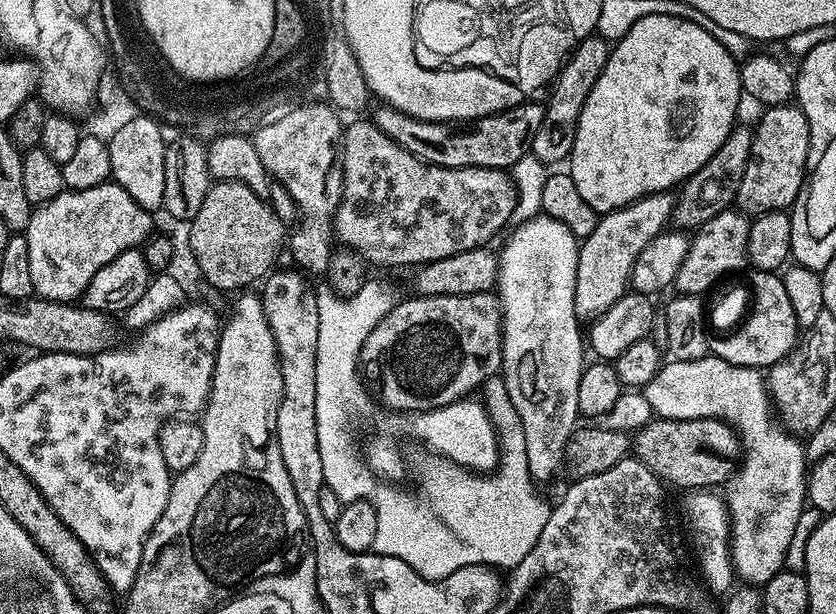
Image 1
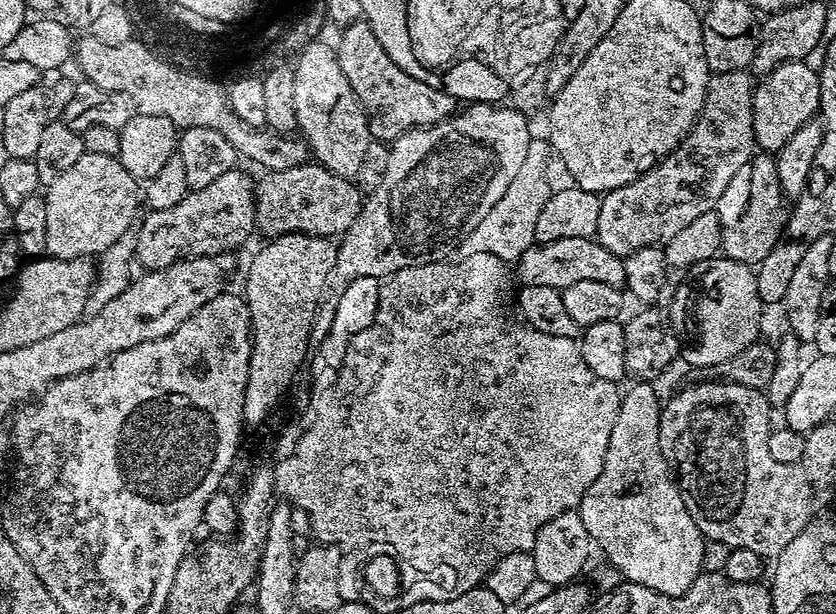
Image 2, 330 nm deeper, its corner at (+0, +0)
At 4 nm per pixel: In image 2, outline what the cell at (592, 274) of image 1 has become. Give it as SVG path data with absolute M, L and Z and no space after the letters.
M747 71L709 75L699 118L683 142L659 164L634 182L600 196L595 241L606 254L626 262L634 254L663 249L694 218L713 211L734 174L757 151L754 138L752 93L754 80Z

